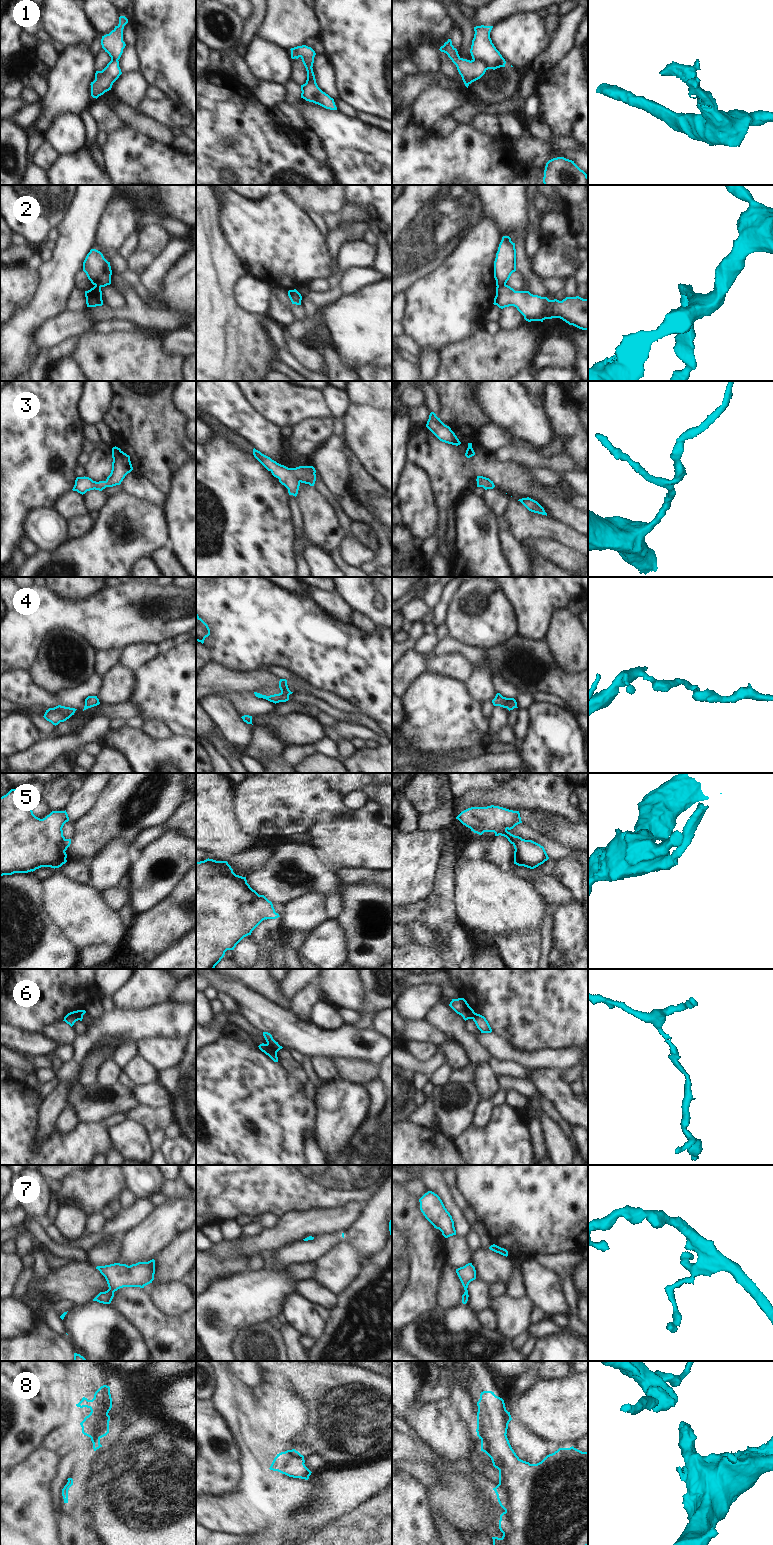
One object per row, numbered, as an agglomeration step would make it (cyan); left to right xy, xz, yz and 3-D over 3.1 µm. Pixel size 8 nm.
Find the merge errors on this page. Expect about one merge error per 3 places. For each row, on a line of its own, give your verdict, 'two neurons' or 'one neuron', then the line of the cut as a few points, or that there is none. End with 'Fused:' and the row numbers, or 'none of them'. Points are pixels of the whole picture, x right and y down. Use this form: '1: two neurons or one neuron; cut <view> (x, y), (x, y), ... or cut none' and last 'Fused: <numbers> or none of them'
1: two neurons; cut yz (473, 59), (483, 61), (486, 69)
2: two neurons; cut yz (505, 284), (497, 287)
3: one neuron; cut none
4: one neuron; cut none
5: one neuron; cut none
6: two neurons; cut xz (266, 1044), (276, 1054)
7: one neuron; cut none
8: one neuron; cut none
Fused: 1, 2, 6

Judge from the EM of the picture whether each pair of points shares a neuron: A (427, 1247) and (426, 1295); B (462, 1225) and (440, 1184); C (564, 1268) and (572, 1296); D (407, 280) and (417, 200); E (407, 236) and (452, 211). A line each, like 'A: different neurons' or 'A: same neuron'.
A: same neuron
B: same neuron
C: same neuron
D: same neuron
E: same neuron

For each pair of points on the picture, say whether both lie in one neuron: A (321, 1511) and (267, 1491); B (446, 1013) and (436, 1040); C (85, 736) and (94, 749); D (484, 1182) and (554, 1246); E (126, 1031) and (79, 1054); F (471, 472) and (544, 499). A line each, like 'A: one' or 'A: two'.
A: two
B: two
C: two
D: one
E: one
F: one

